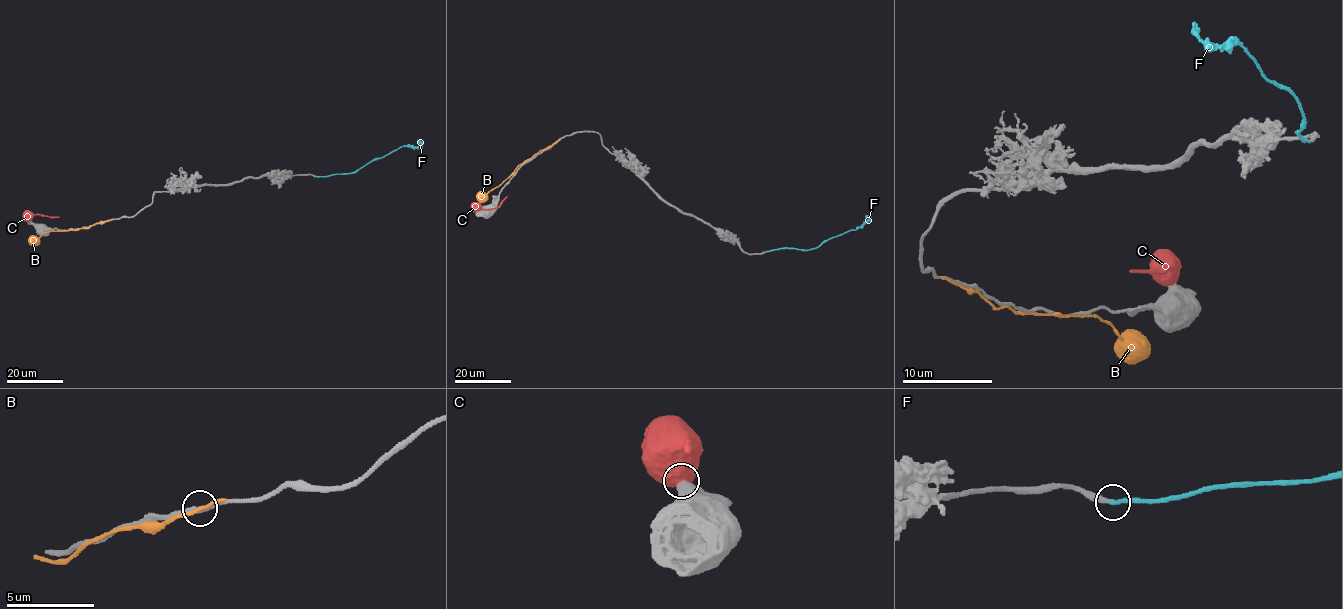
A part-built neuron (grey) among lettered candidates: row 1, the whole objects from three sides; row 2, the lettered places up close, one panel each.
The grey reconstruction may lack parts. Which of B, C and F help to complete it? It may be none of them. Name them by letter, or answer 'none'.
F

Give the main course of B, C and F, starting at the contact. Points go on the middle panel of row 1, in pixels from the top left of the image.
B: (557, 141), (525, 160), (478, 201)
C: (478, 209), (492, 209), (507, 196)
F: (765, 251), (785, 248), (809, 250), (850, 230), (856, 230), (868, 219), (866, 216)

